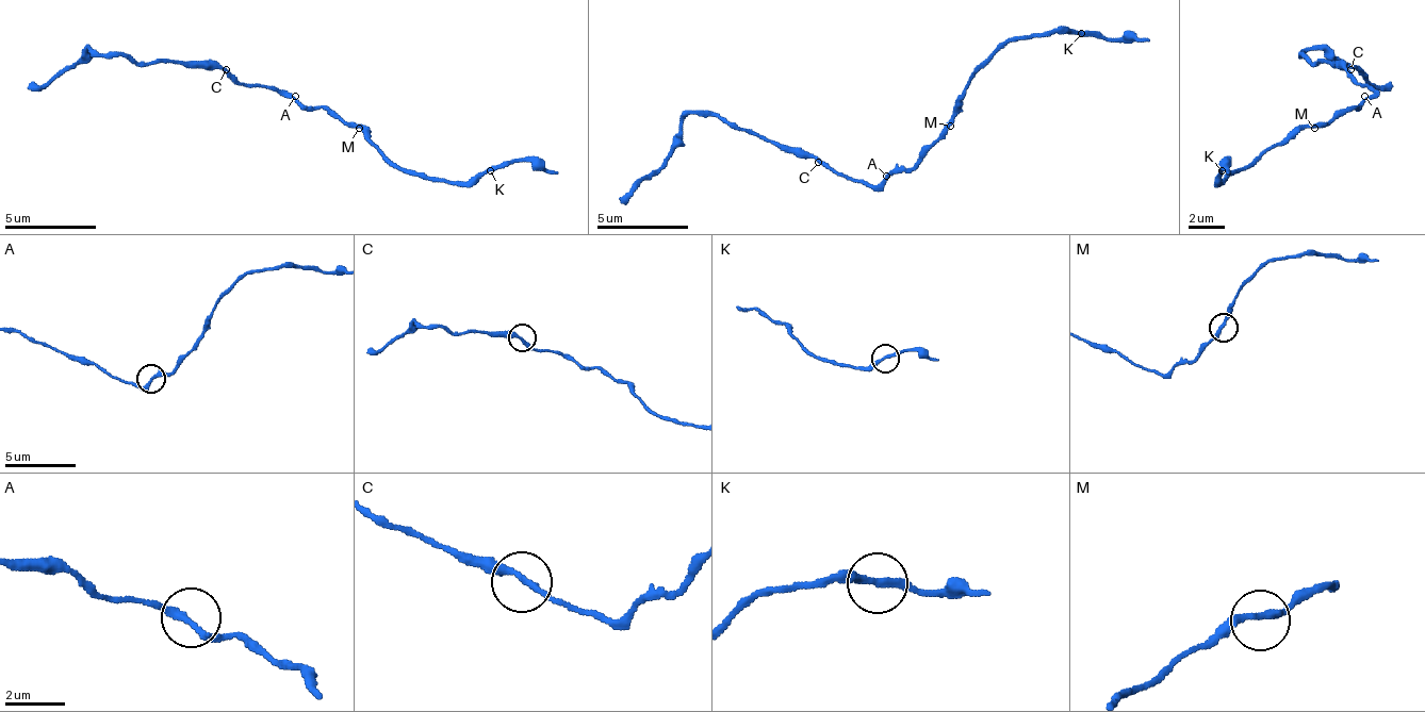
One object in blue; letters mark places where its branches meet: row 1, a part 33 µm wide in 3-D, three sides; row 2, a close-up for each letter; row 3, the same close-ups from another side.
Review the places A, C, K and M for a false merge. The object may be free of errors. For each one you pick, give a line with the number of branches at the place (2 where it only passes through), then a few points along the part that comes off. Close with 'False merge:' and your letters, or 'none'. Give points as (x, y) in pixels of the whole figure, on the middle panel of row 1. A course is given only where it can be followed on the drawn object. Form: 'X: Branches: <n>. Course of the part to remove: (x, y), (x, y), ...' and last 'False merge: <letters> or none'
False merge: none

